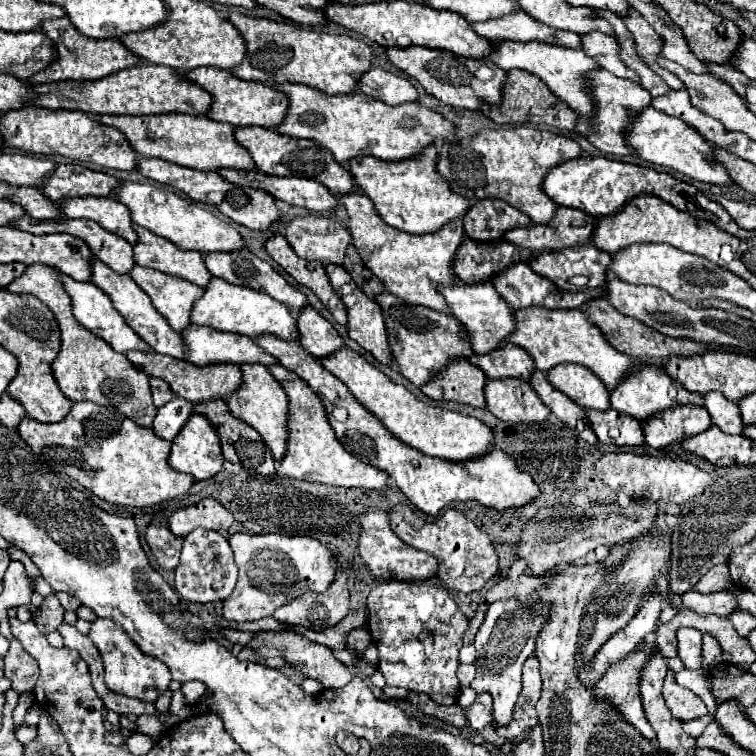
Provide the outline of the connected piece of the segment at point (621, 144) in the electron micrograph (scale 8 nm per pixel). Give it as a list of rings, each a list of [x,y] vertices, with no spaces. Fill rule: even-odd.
[[[596,70],[590,74],[592,78],[592,96],[596,102],[596,126],[588,128],[588,124],[580,118],[576,124],[576,132],[584,134],[600,152],[614,156],[628,156],[632,150],[626,146],[624,132],[628,130],[628,120],[632,120],[632,112],[640,112],[640,108],[648,108],[652,104],[652,96],[648,90],[640,88],[640,84],[624,78],[612,76],[608,70]]]

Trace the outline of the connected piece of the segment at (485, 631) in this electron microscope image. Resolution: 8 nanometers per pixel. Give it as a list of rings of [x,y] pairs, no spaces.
[[[512,596],[508,600],[496,600],[484,618],[484,624],[480,626],[474,648],[478,652],[476,658],[476,678],[472,680],[470,688],[474,688],[478,694],[490,692],[494,698],[494,718],[498,724],[510,722],[510,712],[516,704],[518,692],[520,692],[520,674],[524,660],[536,650],[536,636],[540,628],[548,622],[550,616],[550,602],[542,602],[538,596],[518,598]]]

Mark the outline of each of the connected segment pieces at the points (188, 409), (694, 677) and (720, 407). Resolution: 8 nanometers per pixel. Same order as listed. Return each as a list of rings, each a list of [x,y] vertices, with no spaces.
[[[176,396],[174,400],[158,408],[152,430],[156,432],[156,436],[164,440],[174,440],[192,414],[194,414],[194,404]]]
[[[700,668],[700,670],[680,670],[676,674],[676,682],[680,686],[686,686],[688,690],[692,690],[696,696],[700,696],[708,704],[708,712],[714,714],[716,706],[714,706],[714,696],[712,696],[712,690],[710,690],[708,670],[704,670],[704,668]]]
[[[708,392],[704,396],[706,410],[710,412],[712,422],[726,434],[742,434],[744,422],[740,420],[740,410],[736,402],[726,400],[720,392]]]

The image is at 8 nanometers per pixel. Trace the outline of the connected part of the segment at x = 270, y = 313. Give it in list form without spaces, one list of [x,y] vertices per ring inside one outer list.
[[[220,278],[210,280],[204,296],[194,304],[190,316],[192,316],[192,322],[198,326],[210,326],[222,332],[236,332],[250,338],[258,338],[262,334],[272,334],[288,342],[298,342],[300,338],[298,324],[286,304],[270,298],[268,294],[248,290],[244,286],[232,286]]]

